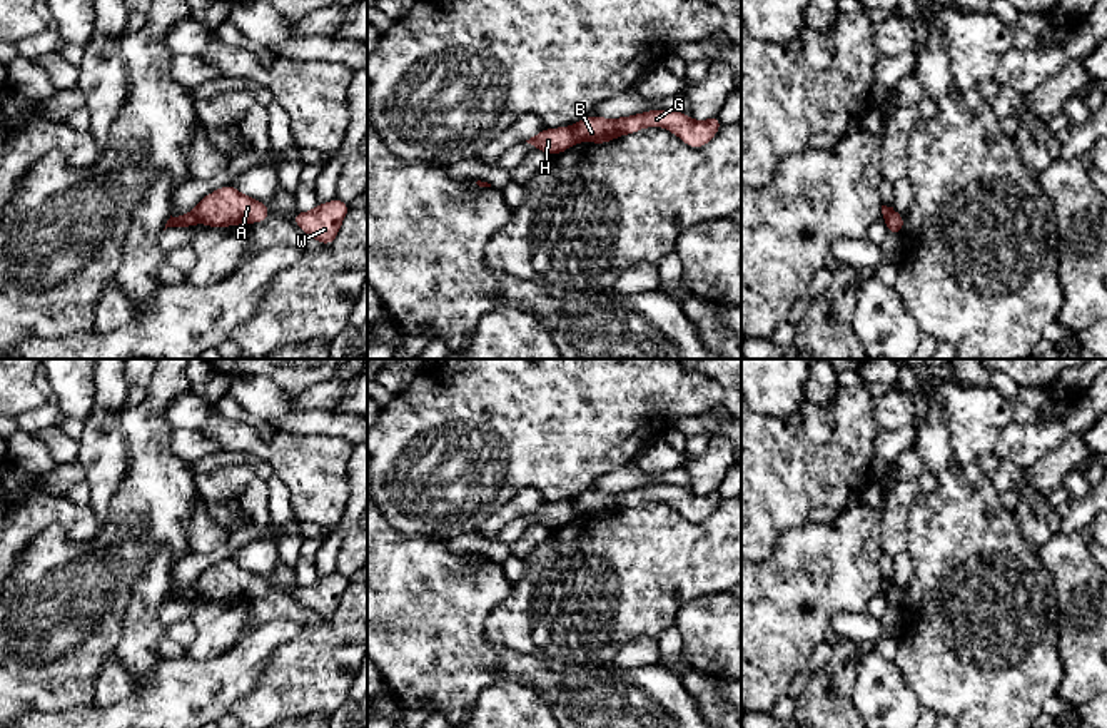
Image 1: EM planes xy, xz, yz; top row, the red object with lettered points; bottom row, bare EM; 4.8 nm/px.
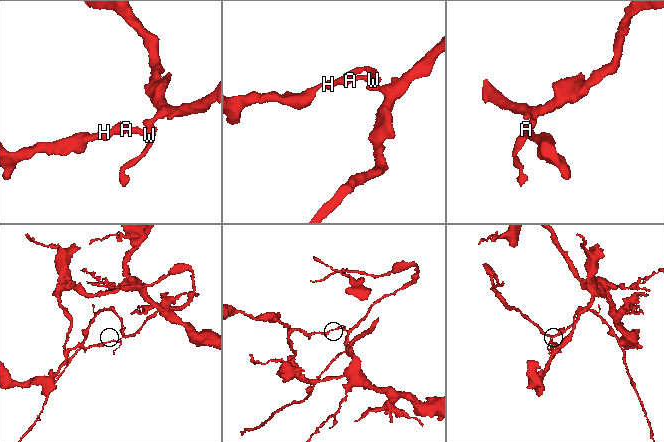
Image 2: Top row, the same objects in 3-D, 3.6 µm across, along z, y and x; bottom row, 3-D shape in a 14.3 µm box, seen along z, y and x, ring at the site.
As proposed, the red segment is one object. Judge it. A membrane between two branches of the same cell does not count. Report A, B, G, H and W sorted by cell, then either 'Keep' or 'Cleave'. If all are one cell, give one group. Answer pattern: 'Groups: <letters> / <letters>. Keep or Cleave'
Groups: A B G W / H. Cleave

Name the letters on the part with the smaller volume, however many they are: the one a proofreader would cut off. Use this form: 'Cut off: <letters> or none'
Cut off: A, B, G, W

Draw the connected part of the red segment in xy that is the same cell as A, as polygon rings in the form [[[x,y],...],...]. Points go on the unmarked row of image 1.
[[[225,559],[207,568],[195,579],[194,588],[207,601],[230,601],[262,596],[270,584],[265,576],[240,568],[234,559]]]

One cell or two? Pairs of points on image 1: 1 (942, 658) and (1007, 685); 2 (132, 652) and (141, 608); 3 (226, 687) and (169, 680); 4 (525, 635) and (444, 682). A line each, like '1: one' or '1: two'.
1: one
2: one
3: one
4: two

